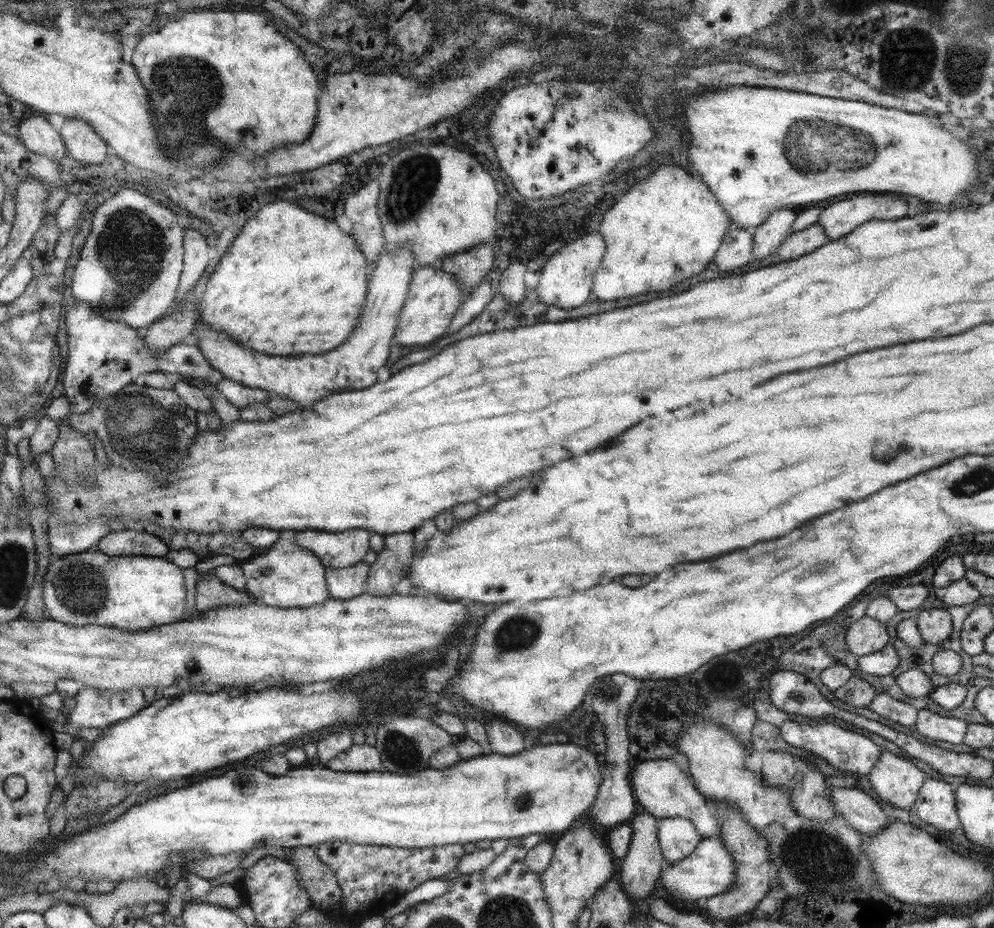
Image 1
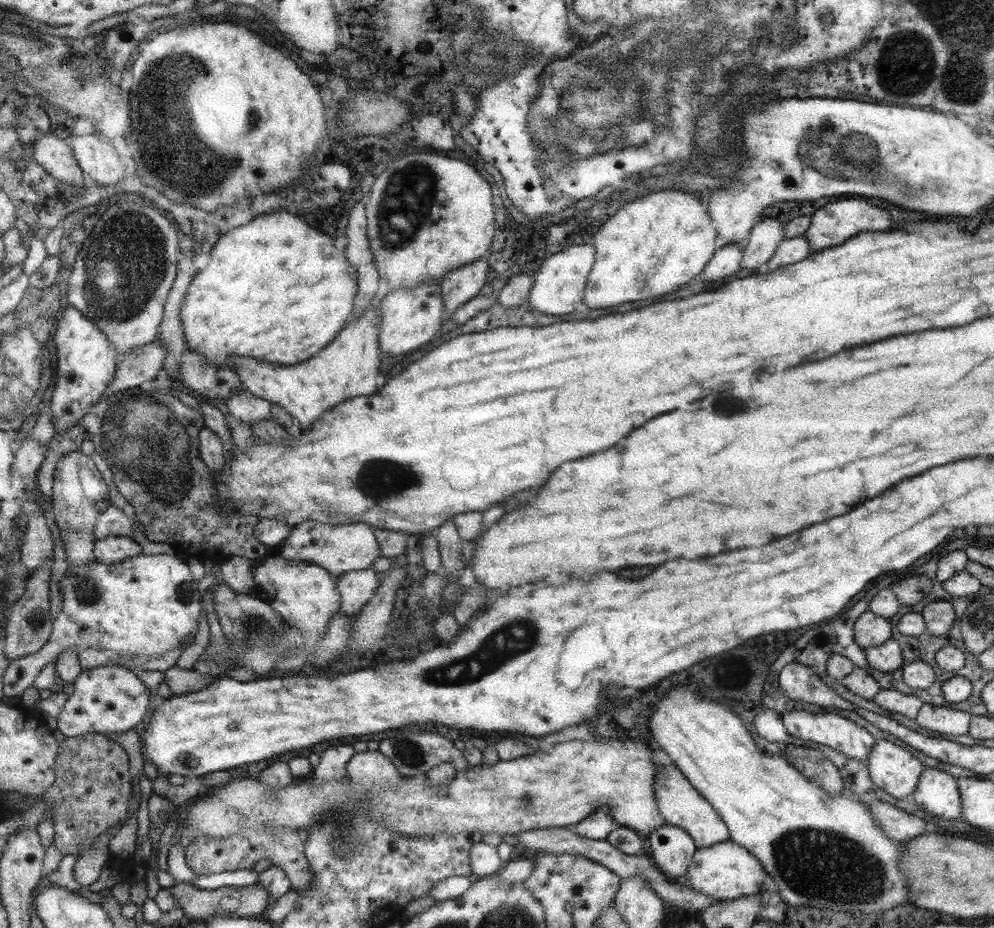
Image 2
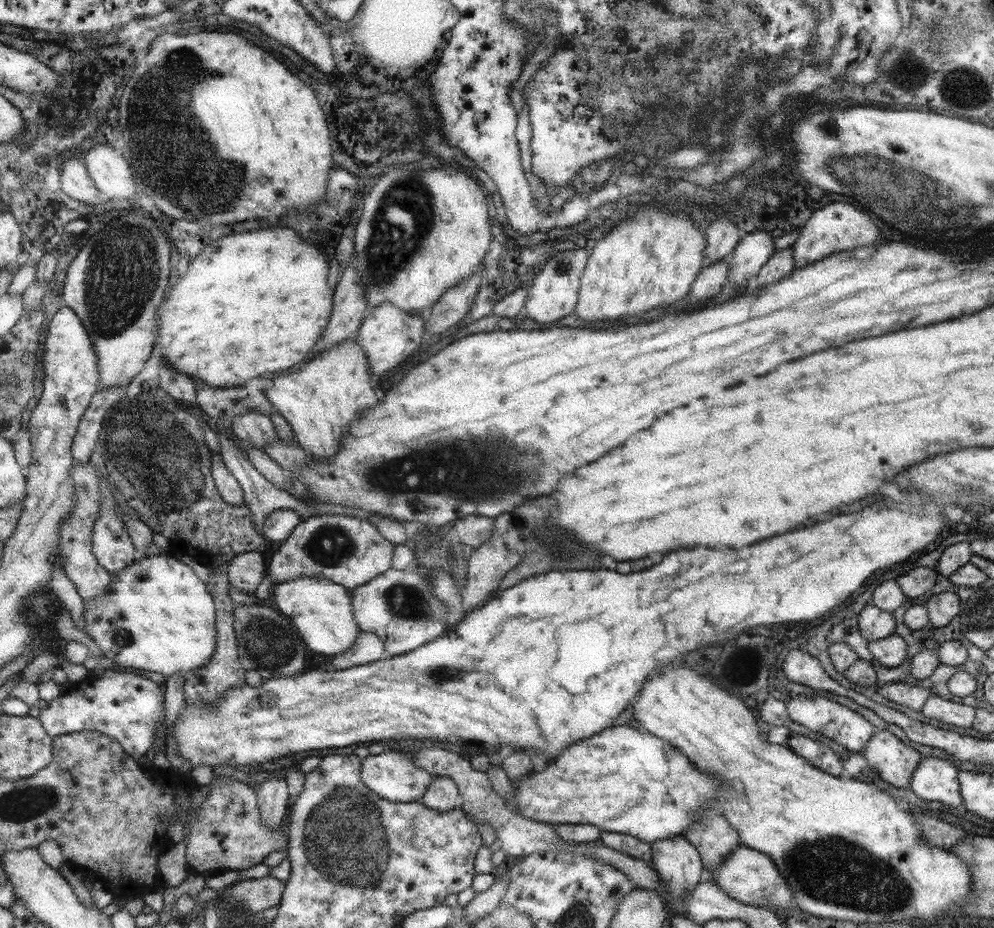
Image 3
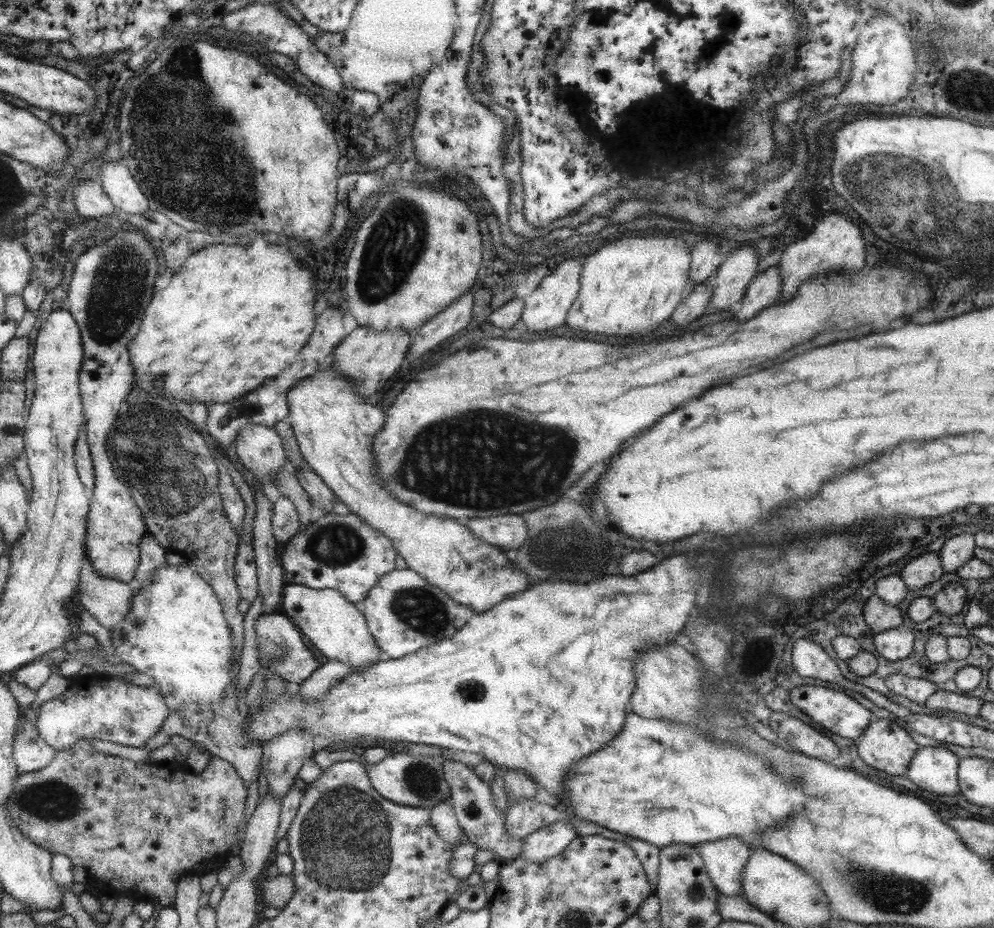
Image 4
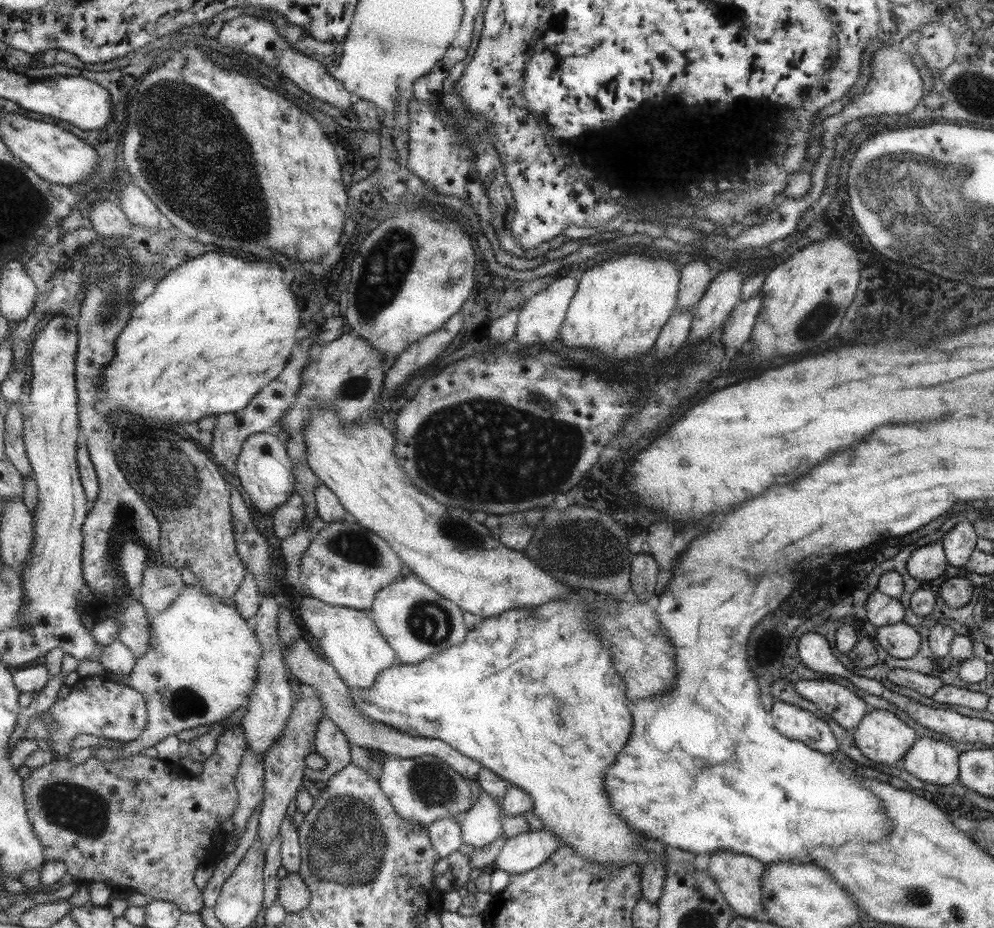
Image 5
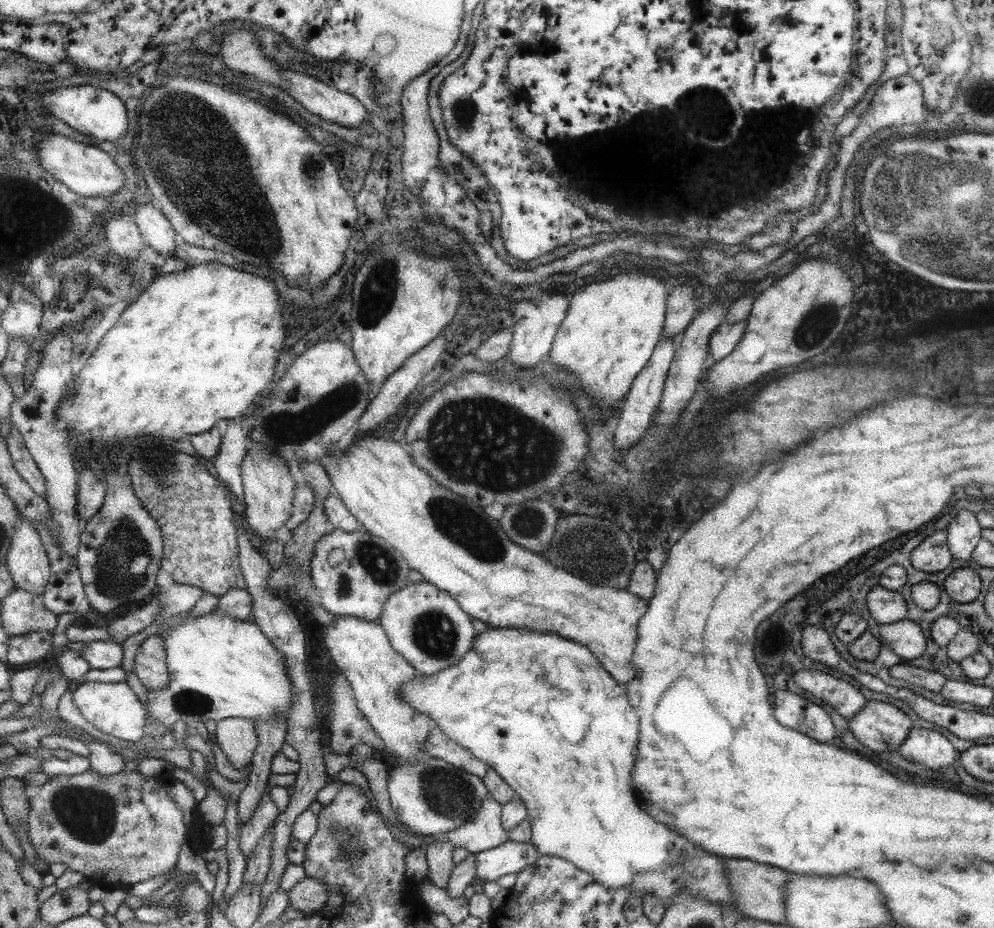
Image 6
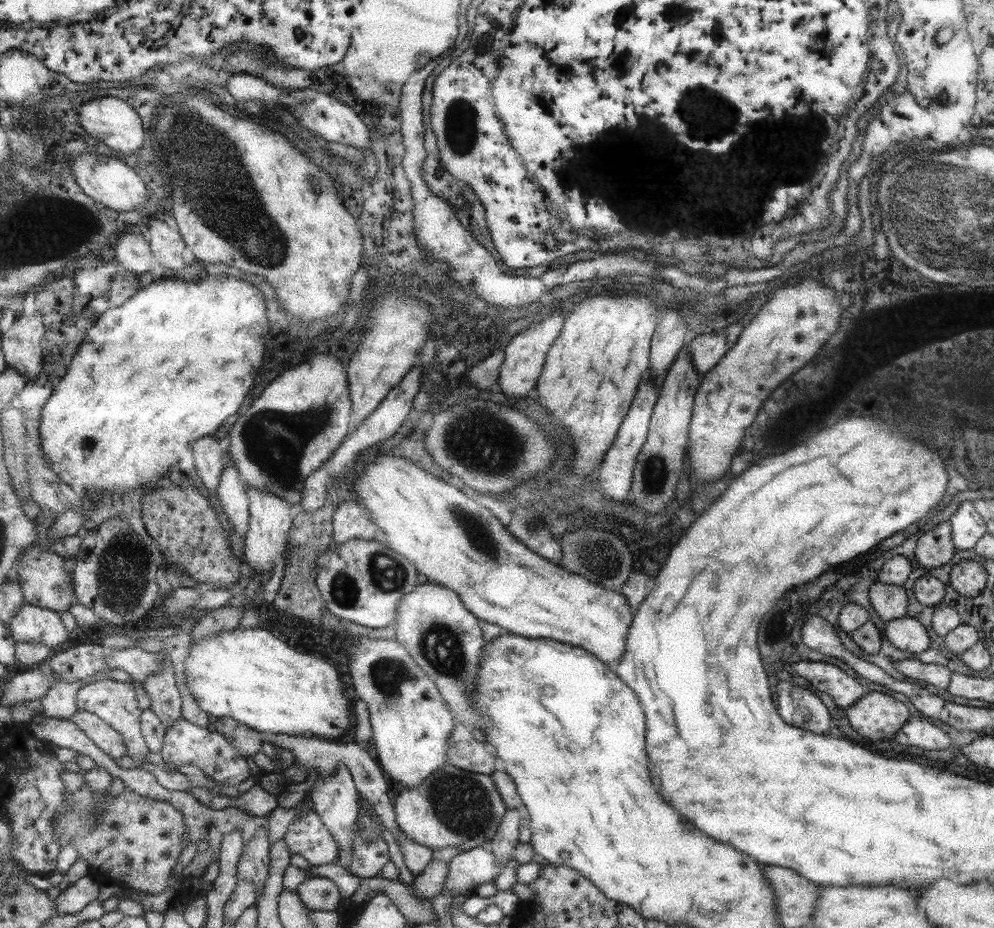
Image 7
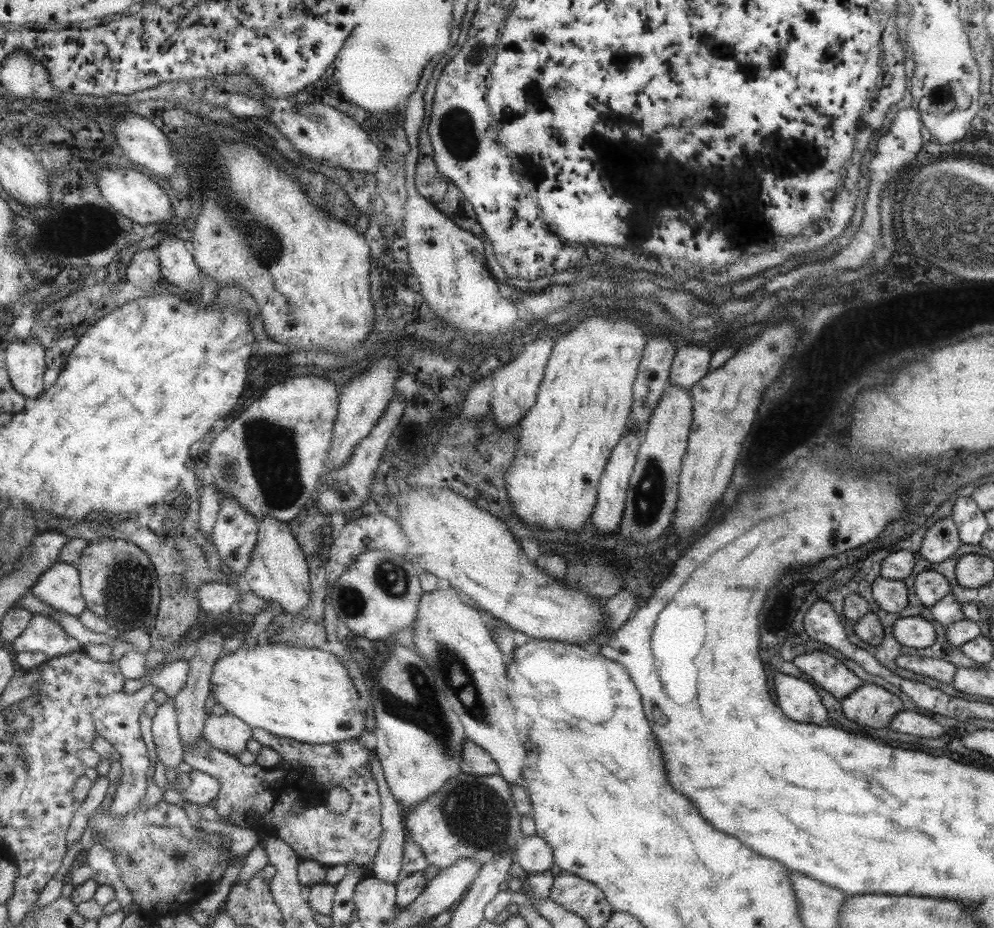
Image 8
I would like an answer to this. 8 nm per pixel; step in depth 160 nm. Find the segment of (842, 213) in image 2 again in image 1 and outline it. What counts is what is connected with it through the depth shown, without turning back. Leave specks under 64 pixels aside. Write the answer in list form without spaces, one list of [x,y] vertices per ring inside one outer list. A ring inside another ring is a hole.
[[[886,193],[870,194],[834,202],[820,212],[817,224],[823,228],[828,241],[839,240],[867,221],[907,216],[909,206],[905,201]]]

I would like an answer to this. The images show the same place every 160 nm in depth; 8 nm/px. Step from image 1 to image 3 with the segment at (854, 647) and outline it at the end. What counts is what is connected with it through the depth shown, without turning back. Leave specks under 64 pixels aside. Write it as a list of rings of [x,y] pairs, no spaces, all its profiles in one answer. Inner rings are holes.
[[[869,602],[861,609],[857,617],[860,635],[871,642],[894,634],[895,621],[892,613],[883,612]]]

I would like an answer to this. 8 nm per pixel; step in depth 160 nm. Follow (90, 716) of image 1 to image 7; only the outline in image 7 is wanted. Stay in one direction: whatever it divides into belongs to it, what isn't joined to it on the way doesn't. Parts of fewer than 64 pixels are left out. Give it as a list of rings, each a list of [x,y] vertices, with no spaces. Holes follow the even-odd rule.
[[[113,679],[93,681],[79,689],[77,703],[79,710],[85,710],[99,716],[121,734],[123,742],[127,746],[127,756],[131,760],[138,763],[146,762],[145,756],[151,753],[151,750],[142,734],[142,714],[144,712],[139,710],[139,702],[137,702],[137,694],[135,694],[133,685]]]

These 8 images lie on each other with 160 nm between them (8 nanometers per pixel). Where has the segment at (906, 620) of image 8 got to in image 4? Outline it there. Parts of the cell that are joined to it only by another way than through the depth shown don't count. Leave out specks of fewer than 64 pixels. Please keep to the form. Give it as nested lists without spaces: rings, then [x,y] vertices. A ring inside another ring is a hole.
[[[902,624],[874,634],[873,646],[879,656],[888,662],[901,661],[910,655],[914,648],[914,633]]]

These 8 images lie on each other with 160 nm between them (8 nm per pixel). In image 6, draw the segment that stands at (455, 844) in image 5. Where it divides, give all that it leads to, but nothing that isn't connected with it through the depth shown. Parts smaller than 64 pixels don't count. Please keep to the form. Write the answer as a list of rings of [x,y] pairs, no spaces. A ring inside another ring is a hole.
[[[443,834],[436,836],[436,840],[431,842],[426,849],[428,867],[426,879],[437,888],[446,888],[450,872],[455,866],[451,859],[453,846],[442,837]]]

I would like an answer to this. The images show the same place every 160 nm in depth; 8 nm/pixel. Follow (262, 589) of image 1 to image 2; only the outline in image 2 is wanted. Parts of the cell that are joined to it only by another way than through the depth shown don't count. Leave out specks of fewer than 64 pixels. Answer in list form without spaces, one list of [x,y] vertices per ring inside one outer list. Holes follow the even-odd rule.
[[[273,551],[263,563],[253,571],[255,588],[267,592],[268,603],[290,625],[295,625],[306,636],[304,650],[294,653],[290,658],[283,659],[277,664],[279,672],[298,671],[303,668],[305,658],[318,647],[320,636],[326,631],[329,619],[341,611],[341,593],[338,591],[337,579],[326,568],[303,561],[290,561],[287,557]]]

